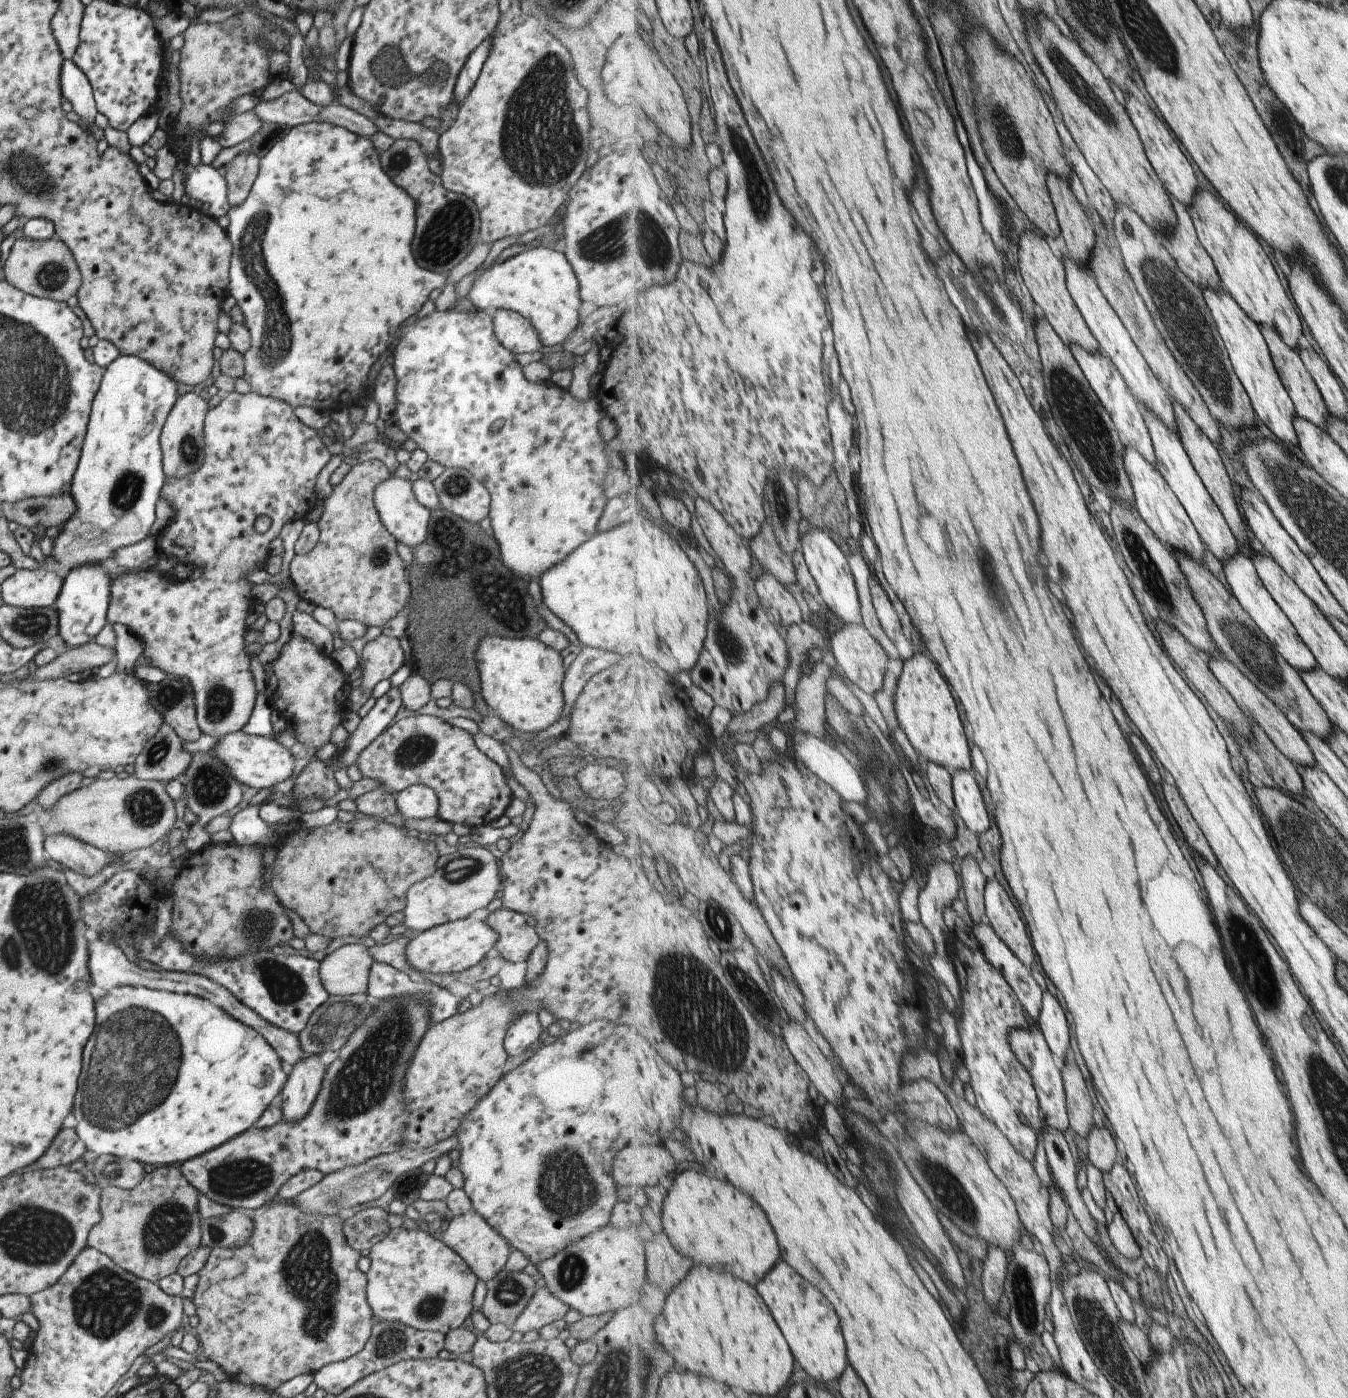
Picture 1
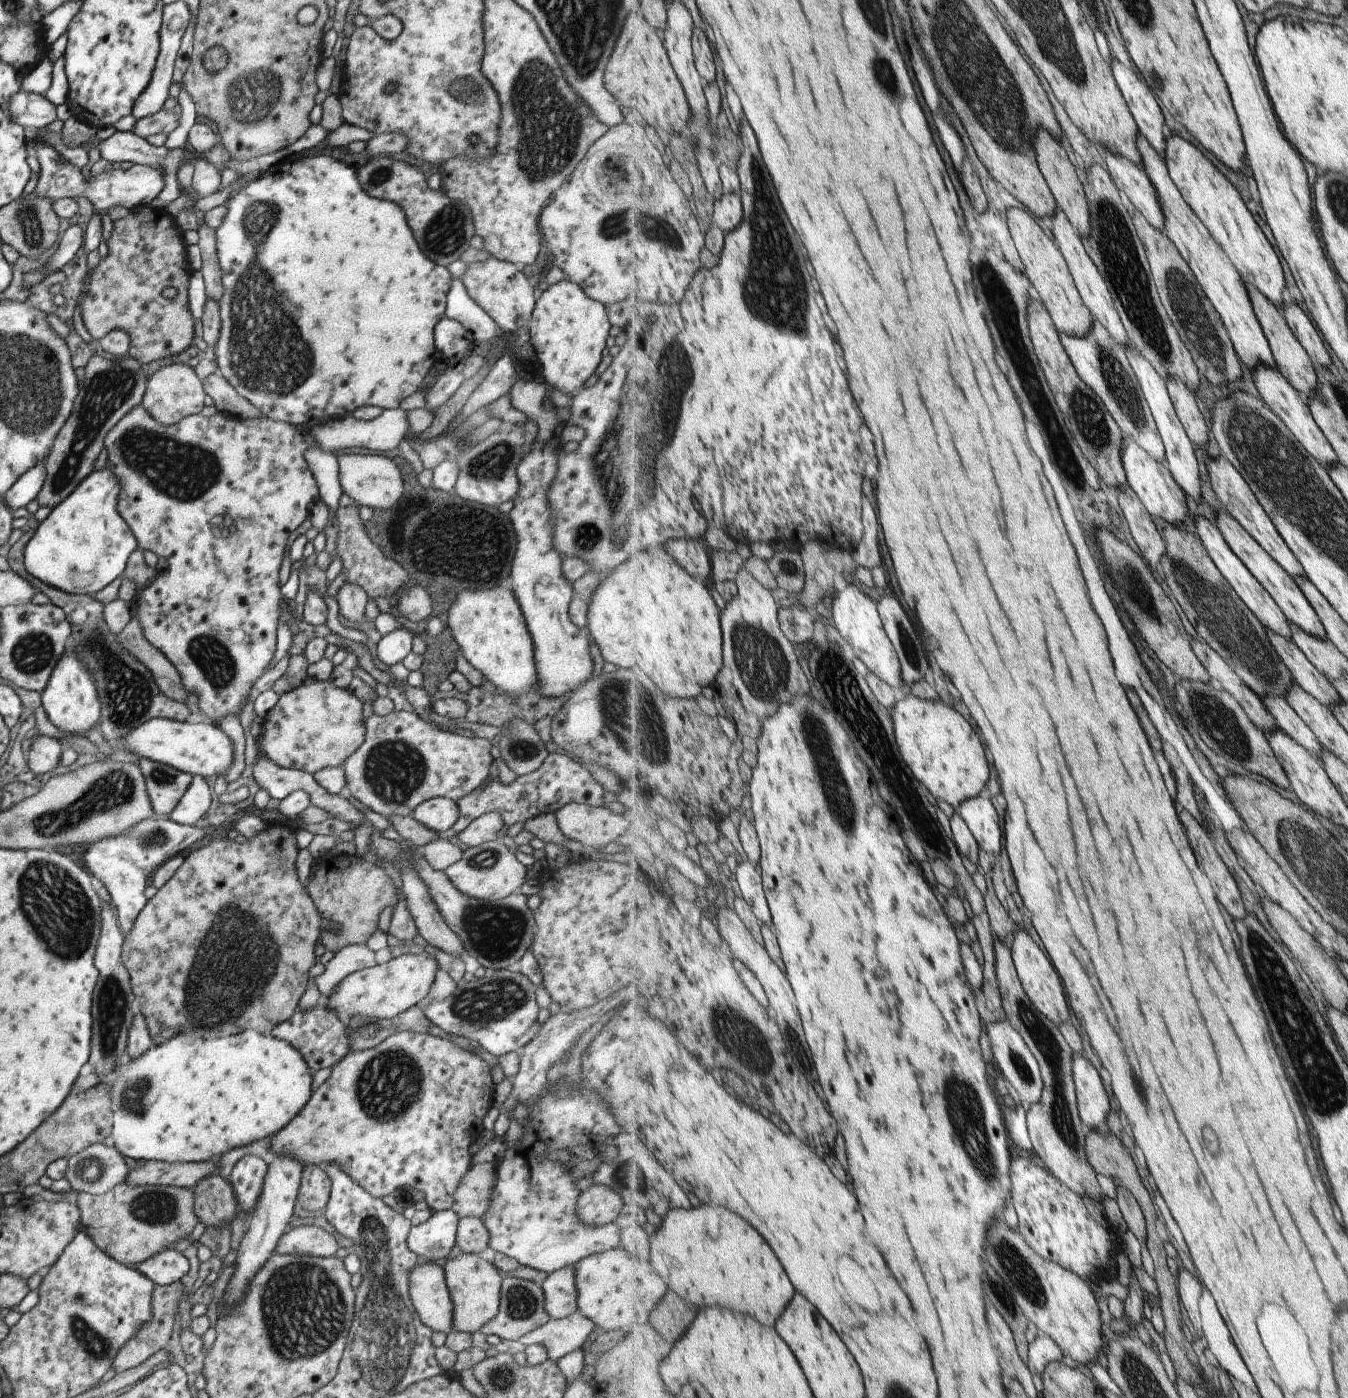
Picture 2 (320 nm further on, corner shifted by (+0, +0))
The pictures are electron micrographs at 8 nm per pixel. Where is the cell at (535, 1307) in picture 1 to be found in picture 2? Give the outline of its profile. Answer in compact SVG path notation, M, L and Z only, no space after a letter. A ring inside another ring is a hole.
M573 1265L550 1272L542 1282L544 1309L550 1318L570 1316L576 1311Z

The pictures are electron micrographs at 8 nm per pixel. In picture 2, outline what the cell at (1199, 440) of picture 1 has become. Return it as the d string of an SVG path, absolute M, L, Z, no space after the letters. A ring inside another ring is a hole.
M1170 378L1167 381L1177 414L1189 438L1202 448L1209 440L1209 426L1205 424L1205 418L1197 406L1195 391L1190 389L1183 379Z

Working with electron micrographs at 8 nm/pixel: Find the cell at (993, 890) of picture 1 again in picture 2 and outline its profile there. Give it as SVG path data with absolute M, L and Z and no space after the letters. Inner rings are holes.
M1021 928L1015 930L1009 946L1021 984L1036 1009L1040 1010L1057 1026L1063 1026L1065 1022L1069 1023L1071 1008L1067 1004L1067 996L1063 992L1063 982L1061 982L1053 962L1049 960L1049 956L1043 952L1043 948L1029 936L1029 932L1025 932Z

